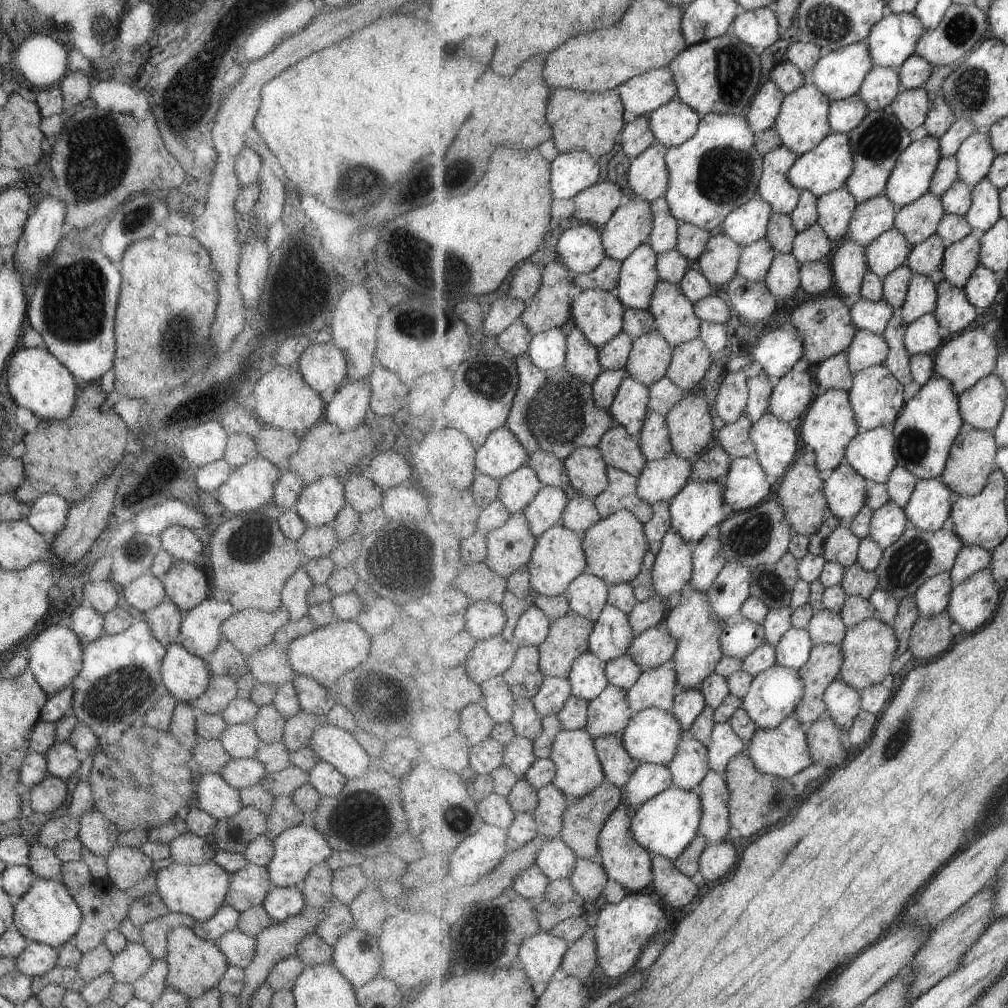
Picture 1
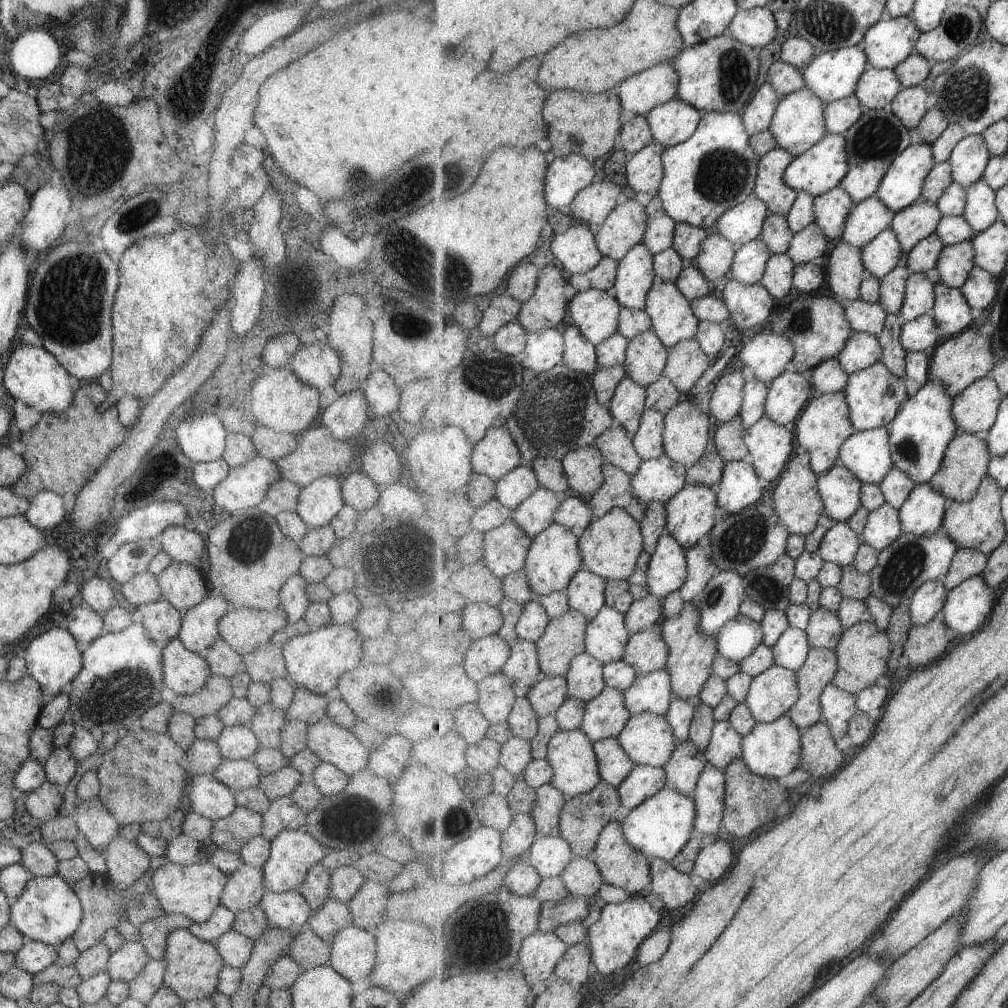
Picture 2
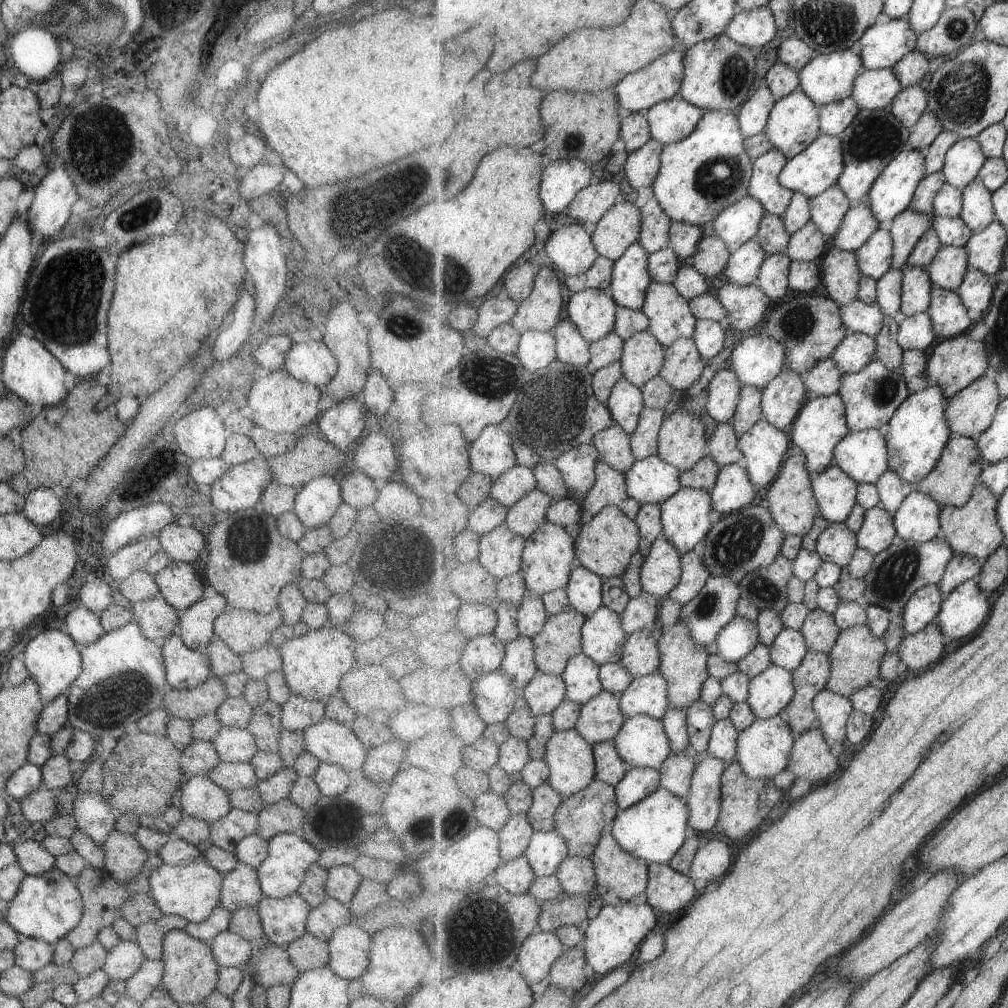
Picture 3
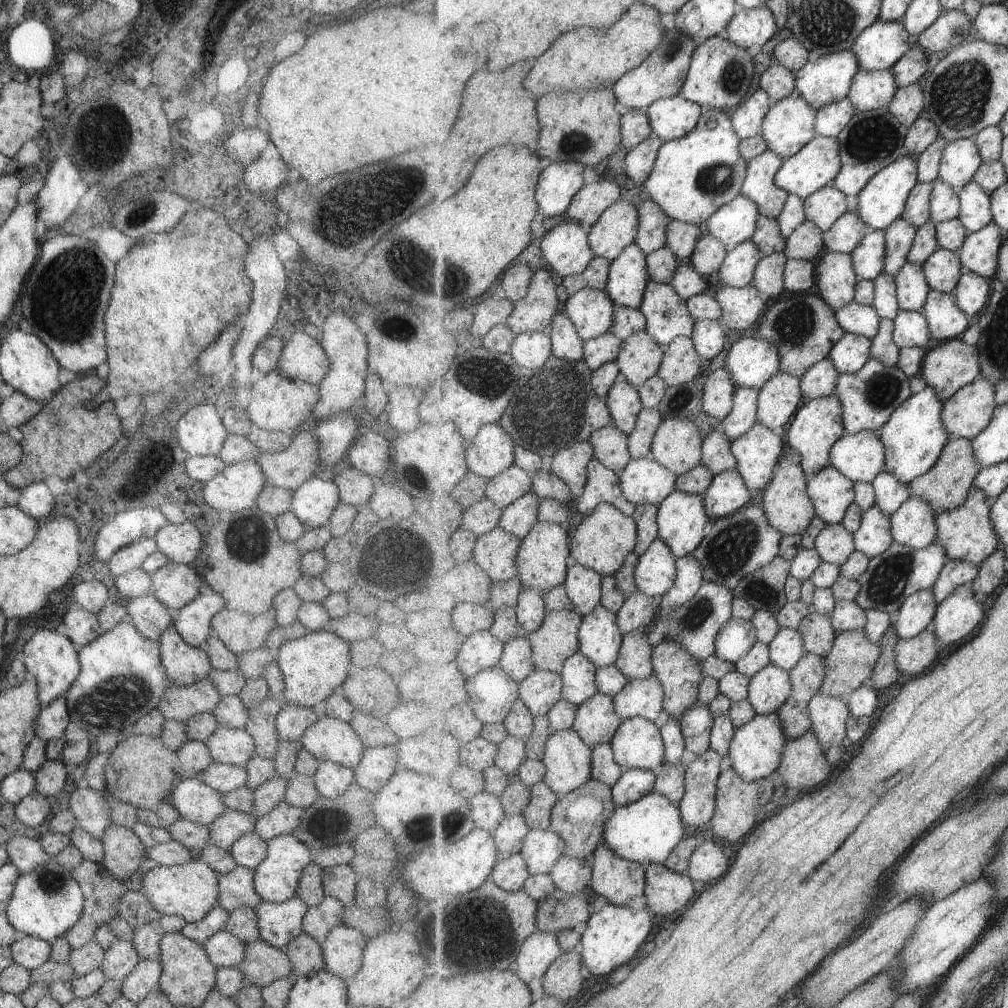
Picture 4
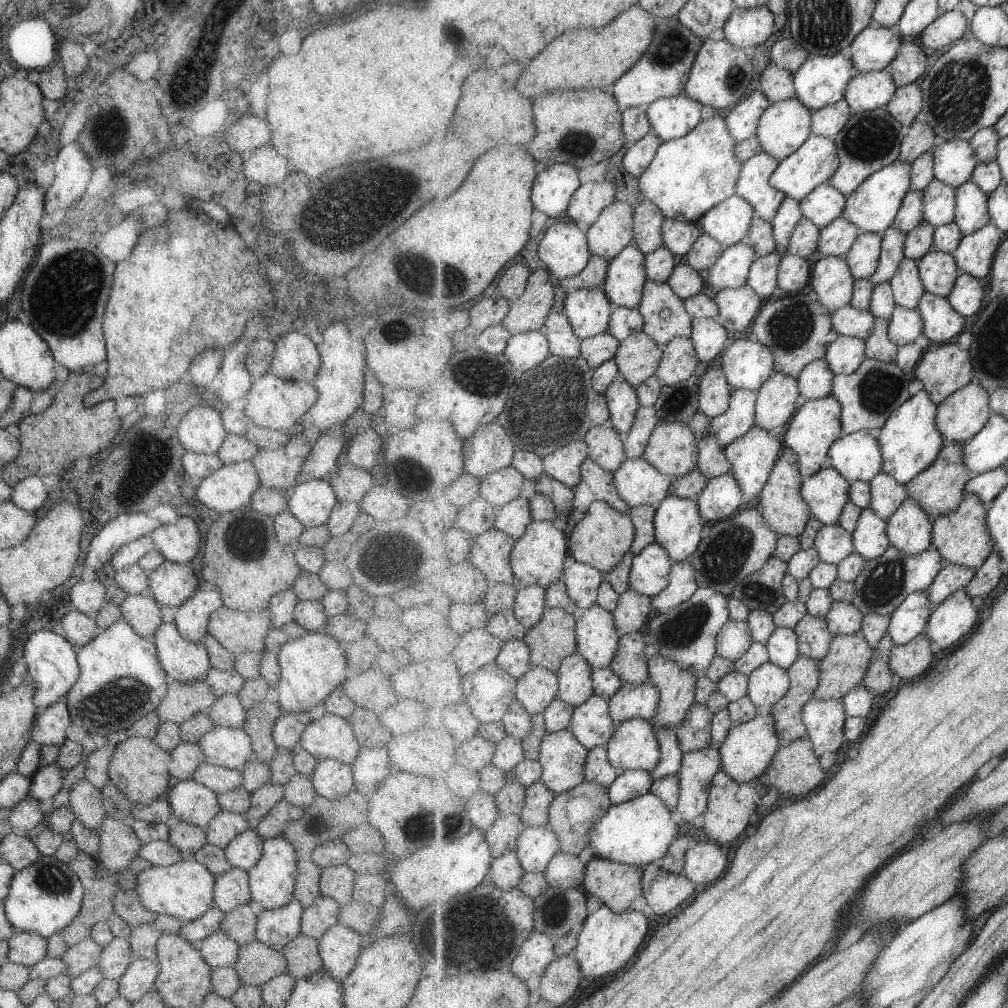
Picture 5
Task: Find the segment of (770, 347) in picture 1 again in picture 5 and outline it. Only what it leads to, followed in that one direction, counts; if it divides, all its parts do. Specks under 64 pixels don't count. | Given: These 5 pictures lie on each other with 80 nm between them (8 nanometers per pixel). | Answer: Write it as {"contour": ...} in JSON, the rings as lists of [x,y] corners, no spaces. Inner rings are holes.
{"contour":[[[752,337],[730,342],[717,364],[723,368],[728,382],[734,389],[758,392],[770,381],[771,376],[777,373],[777,370],[775,370],[775,356],[772,354],[771,348]]]}

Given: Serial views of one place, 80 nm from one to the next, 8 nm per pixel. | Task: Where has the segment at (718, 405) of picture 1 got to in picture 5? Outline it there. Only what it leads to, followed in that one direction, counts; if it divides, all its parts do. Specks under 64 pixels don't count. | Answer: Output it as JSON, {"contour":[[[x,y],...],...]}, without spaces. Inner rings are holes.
{"contour":[[[721,366],[704,367],[698,378],[700,411],[713,419],[729,410],[734,388]]]}

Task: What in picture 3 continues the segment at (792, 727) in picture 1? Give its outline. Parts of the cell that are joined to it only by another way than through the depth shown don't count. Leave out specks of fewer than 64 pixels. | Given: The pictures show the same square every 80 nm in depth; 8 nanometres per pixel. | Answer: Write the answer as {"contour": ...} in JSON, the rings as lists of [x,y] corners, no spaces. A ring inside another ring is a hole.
{"contour":[[[783,714],[774,718],[758,718],[747,730],[743,730],[737,738],[736,761],[741,764],[743,772],[751,779],[773,779],[790,766],[791,750],[794,750],[795,736],[790,724]]]}

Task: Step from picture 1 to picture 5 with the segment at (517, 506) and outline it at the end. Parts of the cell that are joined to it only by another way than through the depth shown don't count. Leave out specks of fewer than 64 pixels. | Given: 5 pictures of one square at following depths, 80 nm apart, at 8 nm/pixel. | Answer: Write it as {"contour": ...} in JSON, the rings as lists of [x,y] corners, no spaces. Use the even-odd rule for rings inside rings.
{"contour":[[[513,466],[499,470],[481,480],[480,497],[495,508],[503,508],[521,496],[525,480],[525,476]]]}

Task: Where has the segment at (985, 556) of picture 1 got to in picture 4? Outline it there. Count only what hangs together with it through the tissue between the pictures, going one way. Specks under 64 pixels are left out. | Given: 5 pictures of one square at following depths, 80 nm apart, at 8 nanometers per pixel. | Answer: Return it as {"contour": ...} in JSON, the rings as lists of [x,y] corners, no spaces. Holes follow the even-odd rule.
{"contour":[[[950,560],[939,576],[939,581],[933,586],[933,594],[938,603],[946,601],[959,589],[959,586],[970,585],[979,575],[980,568],[963,562],[963,560]]]}

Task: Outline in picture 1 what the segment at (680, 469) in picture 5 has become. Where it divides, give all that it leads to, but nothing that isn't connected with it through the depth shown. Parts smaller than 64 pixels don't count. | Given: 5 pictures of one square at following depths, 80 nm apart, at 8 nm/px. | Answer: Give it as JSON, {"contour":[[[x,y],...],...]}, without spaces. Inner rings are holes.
{"contour":[[[690,392],[666,415],[673,454],[692,461],[713,438],[713,403],[701,392]]]}

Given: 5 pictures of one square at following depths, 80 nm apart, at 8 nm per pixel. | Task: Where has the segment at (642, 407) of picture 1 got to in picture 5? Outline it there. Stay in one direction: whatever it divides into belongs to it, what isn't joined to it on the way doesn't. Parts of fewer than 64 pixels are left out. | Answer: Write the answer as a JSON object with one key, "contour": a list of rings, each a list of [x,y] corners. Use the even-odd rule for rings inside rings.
{"contour":[[[621,377],[611,384],[605,396],[611,414],[609,425],[626,436],[633,429],[636,415],[642,407],[636,388]]]}

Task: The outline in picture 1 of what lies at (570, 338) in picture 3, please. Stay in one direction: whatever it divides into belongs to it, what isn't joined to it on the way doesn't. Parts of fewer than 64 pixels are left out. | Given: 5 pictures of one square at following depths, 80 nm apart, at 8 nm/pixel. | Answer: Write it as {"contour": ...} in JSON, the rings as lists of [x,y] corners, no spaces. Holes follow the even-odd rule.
{"contour":[[[575,325],[568,329],[568,342],[566,365],[563,368],[575,378],[581,378],[587,384],[595,384],[595,380],[604,372],[600,349]]]}

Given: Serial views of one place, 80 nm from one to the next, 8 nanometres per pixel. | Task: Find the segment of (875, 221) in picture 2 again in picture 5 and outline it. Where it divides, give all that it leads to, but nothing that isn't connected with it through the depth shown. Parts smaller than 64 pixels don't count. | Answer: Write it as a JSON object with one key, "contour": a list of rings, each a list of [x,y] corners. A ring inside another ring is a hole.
{"contour":[[[844,216],[821,230],[818,251],[826,257],[832,255],[845,257],[861,234],[861,230]]]}

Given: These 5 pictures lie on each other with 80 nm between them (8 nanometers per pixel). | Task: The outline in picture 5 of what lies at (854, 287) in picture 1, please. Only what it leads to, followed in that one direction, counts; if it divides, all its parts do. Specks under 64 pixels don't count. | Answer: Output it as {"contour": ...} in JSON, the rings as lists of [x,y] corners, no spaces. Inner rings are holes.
{"contour":[[[845,257],[823,258],[812,270],[812,295],[832,314],[850,305],[856,280]]]}

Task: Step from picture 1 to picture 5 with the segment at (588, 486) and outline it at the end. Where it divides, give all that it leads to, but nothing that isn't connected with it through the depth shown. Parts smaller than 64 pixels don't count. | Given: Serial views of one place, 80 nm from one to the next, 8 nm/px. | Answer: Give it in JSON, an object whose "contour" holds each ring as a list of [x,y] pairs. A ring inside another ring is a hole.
{"contour":[[[578,441],[545,456],[543,466],[547,475],[570,488],[577,489],[583,481],[583,462],[586,462],[589,457],[590,447],[587,446],[587,442]]]}

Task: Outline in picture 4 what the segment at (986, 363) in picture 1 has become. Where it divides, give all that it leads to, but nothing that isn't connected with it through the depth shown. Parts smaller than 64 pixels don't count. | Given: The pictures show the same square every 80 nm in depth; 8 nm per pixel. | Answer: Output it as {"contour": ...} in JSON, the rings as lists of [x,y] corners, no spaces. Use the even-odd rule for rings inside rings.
{"contour":[[[961,338],[938,342],[932,348],[927,349],[927,355],[923,360],[923,367],[919,377],[923,378],[928,386],[933,386],[937,390],[941,402],[949,400],[949,398],[958,394],[959,390],[982,377],[977,345],[971,346]]]}

